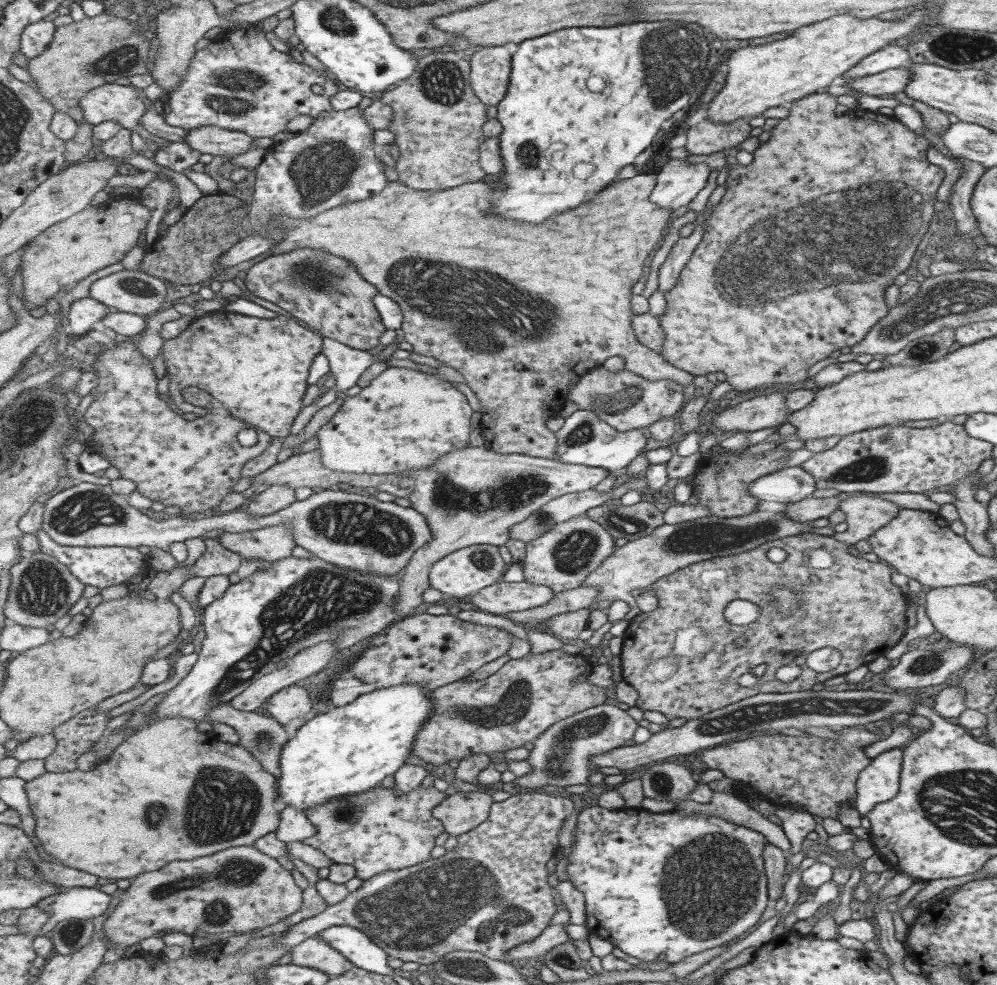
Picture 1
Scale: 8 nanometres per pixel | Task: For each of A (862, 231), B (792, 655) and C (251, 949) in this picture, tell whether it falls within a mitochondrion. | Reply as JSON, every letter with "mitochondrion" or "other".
{"A":"mitochondrion","B":"other","C":"other"}

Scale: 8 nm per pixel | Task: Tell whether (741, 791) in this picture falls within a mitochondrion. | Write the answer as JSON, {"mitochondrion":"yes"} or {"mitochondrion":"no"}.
{"mitochondrion":"no"}

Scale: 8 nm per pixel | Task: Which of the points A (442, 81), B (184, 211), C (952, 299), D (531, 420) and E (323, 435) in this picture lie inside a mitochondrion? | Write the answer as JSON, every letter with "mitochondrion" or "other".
{"A":"mitochondrion","B":"other","C":"mitochondrion","D":"other","E":"other"}

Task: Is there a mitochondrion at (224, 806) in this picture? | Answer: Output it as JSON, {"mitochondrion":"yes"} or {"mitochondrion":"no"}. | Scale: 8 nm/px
{"mitochondrion":"yes"}

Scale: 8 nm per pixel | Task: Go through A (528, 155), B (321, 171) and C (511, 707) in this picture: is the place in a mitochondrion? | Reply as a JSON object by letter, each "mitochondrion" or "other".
{"A":"mitochondrion","B":"mitochondrion","C":"mitochondrion"}

